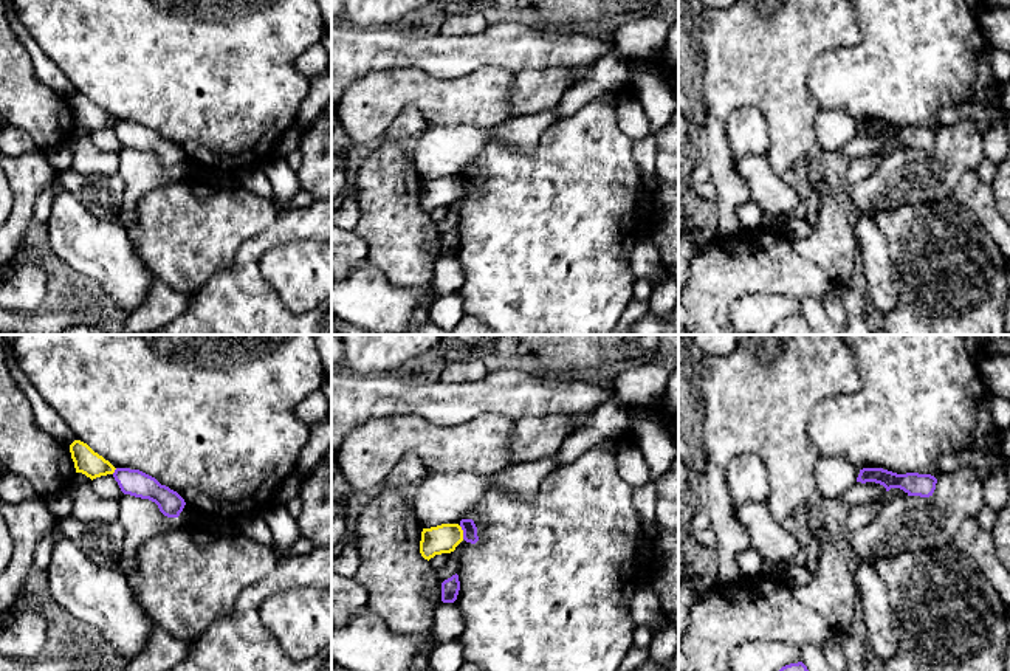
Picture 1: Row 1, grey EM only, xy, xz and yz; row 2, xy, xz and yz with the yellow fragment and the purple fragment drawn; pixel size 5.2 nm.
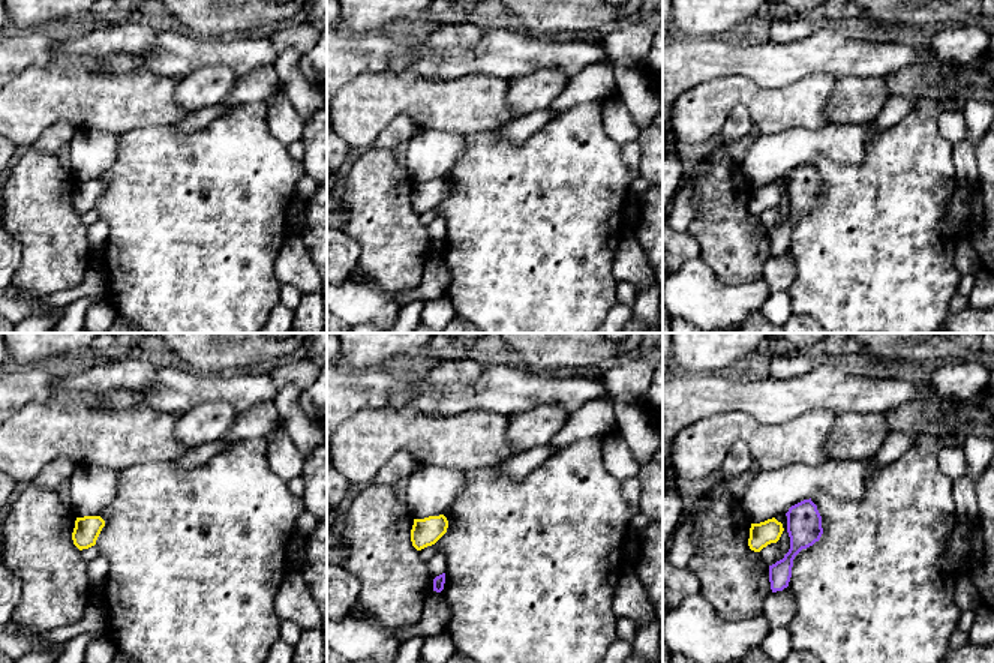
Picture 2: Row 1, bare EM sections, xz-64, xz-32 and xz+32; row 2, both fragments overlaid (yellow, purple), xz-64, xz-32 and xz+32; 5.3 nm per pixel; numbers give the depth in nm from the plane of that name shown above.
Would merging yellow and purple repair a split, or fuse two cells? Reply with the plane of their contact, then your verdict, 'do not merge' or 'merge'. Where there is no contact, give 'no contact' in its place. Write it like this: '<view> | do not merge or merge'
xz | do not merge

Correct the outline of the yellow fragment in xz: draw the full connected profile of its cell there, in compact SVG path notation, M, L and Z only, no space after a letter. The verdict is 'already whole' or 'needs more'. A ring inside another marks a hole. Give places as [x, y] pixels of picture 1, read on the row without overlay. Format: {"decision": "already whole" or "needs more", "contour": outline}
{"decision": "already whole", "contour": "M441 177L423 181L420 194L420 206L424 212L435 208L451 206L463 194L463 183L459 177Z"}

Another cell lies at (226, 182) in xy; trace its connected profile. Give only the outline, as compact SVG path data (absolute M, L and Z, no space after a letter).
M198 174L200 180L204 183L215 181L218 188L231 189L234 184L239 184L237 177L225 174Z

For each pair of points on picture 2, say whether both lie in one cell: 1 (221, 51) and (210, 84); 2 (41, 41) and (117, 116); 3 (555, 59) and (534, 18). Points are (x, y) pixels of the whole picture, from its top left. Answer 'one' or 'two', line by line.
1: two
2: two
3: two

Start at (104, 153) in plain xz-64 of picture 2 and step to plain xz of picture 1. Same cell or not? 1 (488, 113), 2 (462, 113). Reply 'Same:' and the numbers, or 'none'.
Same: none

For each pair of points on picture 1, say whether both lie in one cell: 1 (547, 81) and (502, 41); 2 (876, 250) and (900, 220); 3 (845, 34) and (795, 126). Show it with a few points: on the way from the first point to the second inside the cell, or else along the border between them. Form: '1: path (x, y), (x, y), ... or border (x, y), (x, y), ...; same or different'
1: border (570, 65), (525, 68), (515, 73); different
2: border (872, 217), (886, 242), (893, 273); different
3: path (817, 44), (795, 65), (795, 98); same

